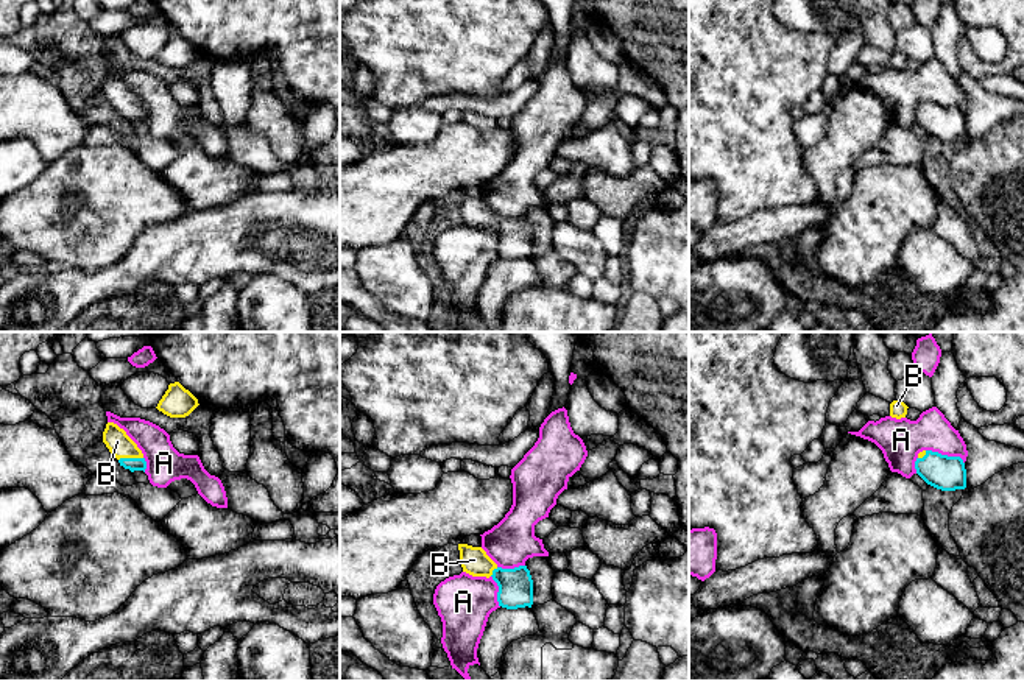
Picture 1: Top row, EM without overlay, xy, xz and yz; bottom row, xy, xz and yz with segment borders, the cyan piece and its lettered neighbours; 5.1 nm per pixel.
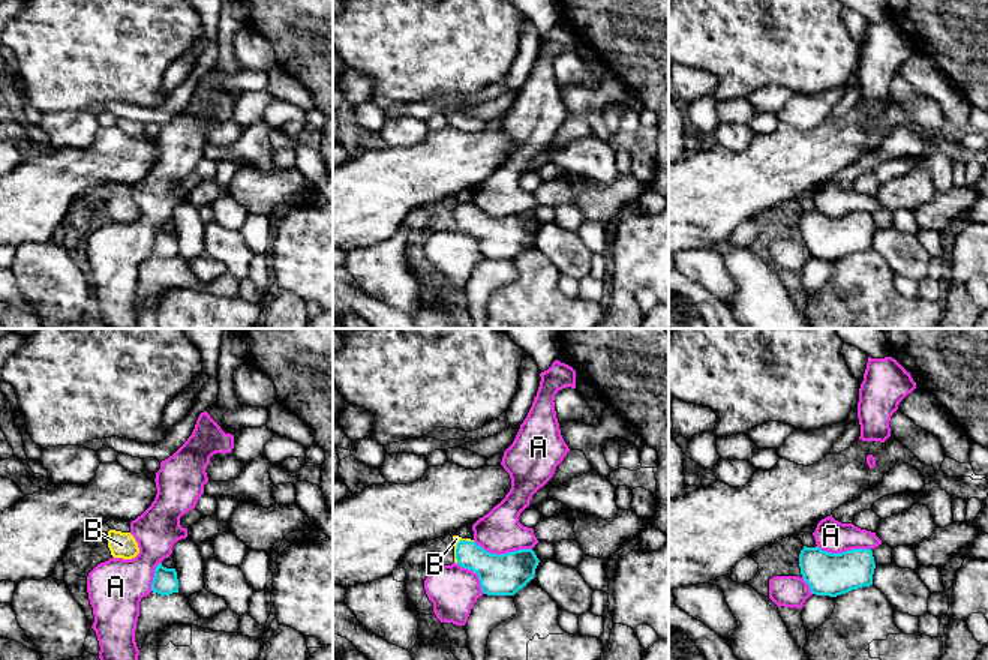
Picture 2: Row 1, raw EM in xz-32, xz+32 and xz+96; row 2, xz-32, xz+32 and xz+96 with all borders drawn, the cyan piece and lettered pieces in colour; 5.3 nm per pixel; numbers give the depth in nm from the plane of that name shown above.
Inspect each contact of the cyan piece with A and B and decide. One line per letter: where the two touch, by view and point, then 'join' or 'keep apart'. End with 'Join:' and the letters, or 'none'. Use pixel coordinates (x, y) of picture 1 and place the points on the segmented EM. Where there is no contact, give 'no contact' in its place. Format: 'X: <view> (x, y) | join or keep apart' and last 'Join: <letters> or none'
A: yz (946, 455) | keep apart
B: xy (130, 458) | join
Join: B

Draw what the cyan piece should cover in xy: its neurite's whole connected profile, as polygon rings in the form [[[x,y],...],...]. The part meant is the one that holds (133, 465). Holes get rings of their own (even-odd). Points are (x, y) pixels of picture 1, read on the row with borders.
[[[108,422],[103,432],[103,443],[109,452],[118,460],[120,466],[125,469],[143,471],[147,469],[147,461],[137,444],[114,422]]]

